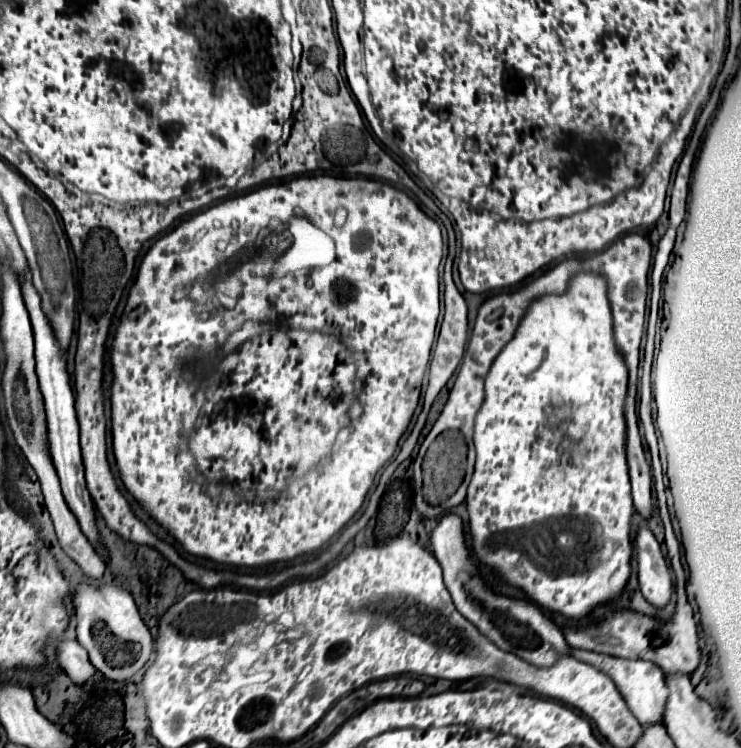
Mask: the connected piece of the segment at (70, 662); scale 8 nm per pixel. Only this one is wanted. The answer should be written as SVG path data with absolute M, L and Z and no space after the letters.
M76 639L60 641L56 647L56 659L60 667L74 679L74 683L84 683L96 673L88 661L88 651Z

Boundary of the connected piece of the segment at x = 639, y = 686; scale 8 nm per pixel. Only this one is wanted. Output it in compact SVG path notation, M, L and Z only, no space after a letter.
M570 649L570 655L586 661L590 665L598 665L602 667L602 671L606 671L606 675L614 677L614 683L618 687L618 691L624 695L630 711L638 717L638 721L644 723L658 723L664 717L664 703L668 697L668 689L664 683L664 673L660 671L660 667L656 667L654 663L642 661L642 659L622 659L622 657L614 657L614 655L604 655L604 653L594 653L594 651L584 651L584 649Z

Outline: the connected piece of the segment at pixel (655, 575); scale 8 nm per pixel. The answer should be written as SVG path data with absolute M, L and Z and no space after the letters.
M642 525L636 531L636 561L642 595L656 607L664 607L672 595L672 577L654 533Z

